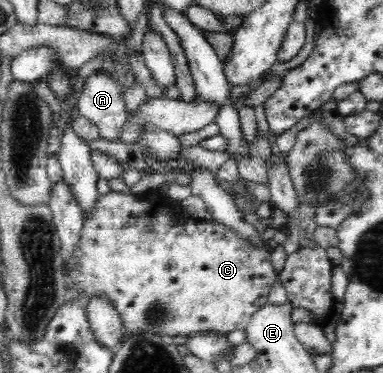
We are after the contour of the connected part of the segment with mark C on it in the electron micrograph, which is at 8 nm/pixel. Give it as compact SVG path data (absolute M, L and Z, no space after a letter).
M158 189L148 190L142 194L132 194L132 192L122 193L110 190L104 195L99 194L92 209L82 217L82 229L80 229L80 239L76 247L72 249L70 257L63 259L63 266L68 273L68 280L73 282L73 291L79 294L78 299L86 303L92 296L104 296L114 307L114 310L121 317L123 332L130 336L135 333L152 332L162 336L166 340L177 336L192 336L196 332L210 332L227 335L234 329L245 330L256 311L260 311L264 305L268 305L268 297L274 284L279 280L277 273L272 266L271 245L254 245L251 241L241 237L231 227L226 227L218 222L195 221L187 219L183 214L176 214L178 202L170 200L161 194Z

